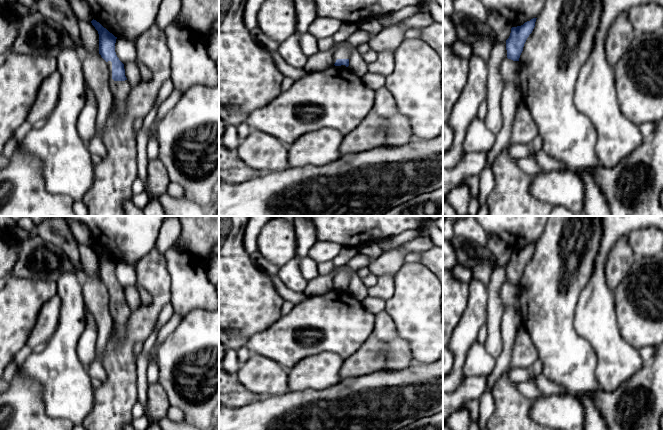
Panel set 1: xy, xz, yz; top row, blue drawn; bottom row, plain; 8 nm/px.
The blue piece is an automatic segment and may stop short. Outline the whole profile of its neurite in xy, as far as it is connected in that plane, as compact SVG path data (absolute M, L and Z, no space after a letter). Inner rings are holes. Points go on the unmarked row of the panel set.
M93 243L91 247L99 258L99 278L109 290L109 312L115 326L114 336L116 342L121 343L125 339L126 325L132 311L125 300L124 288L115 276L117 261L96 244Z

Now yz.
M537 242L525 246L521 250L512 251L509 262L506 264L507 282L513 285L519 285L523 275L524 268L532 257Z

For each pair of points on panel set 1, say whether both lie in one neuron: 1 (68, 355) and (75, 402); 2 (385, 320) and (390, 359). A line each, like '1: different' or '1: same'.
1: same
2: same

